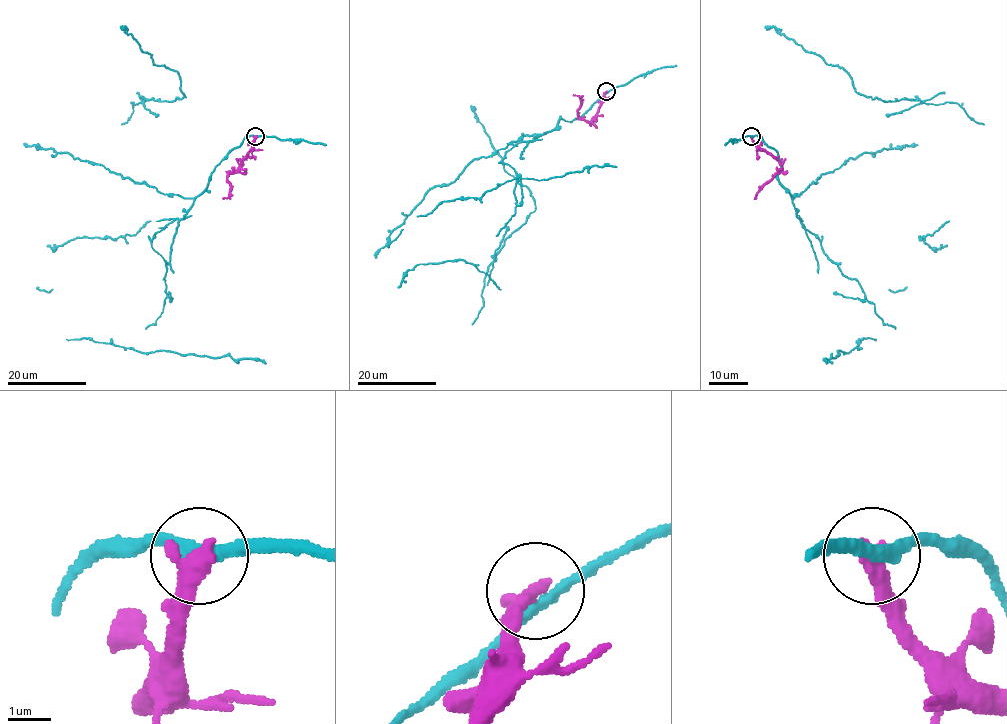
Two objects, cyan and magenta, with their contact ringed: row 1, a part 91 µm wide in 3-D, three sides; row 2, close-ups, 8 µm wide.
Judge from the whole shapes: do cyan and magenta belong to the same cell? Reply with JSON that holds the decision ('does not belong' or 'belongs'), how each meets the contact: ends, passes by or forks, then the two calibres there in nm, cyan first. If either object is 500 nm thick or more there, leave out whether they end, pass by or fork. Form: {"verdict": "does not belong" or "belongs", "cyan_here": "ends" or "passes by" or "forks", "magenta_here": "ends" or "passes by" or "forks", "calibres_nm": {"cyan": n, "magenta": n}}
{"verdict": "does not belong", "cyan_here": "passes by", "magenta_here": "ends", "calibres_nm": {"cyan": 280, "magenta": 480}}

